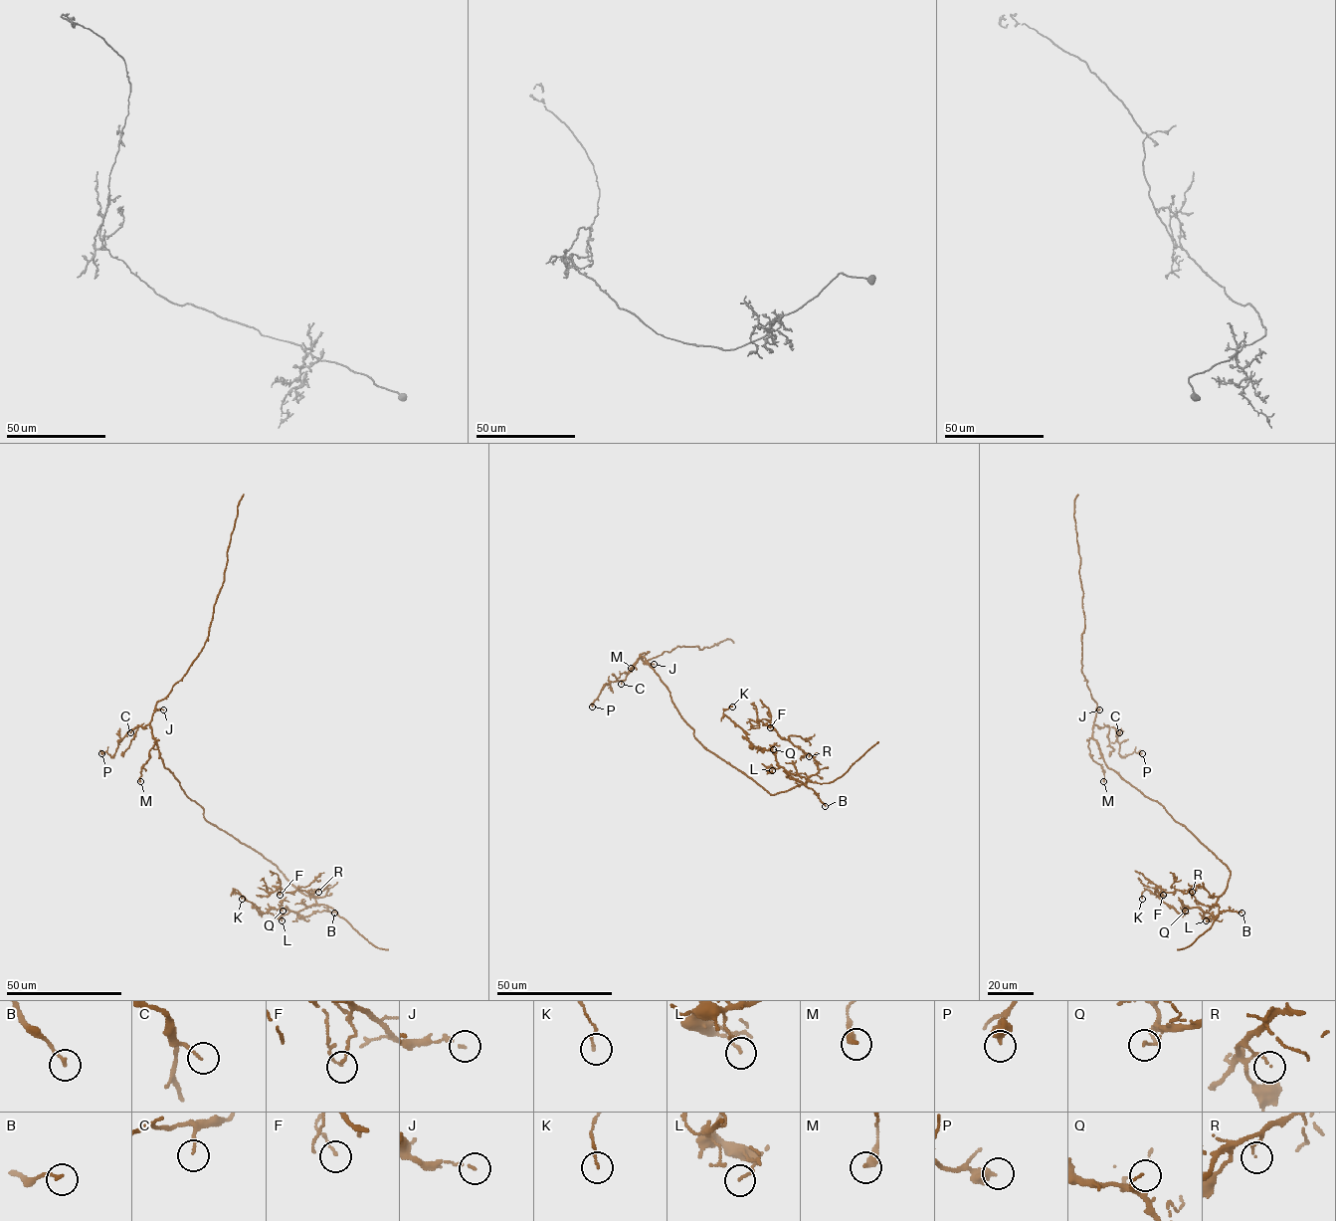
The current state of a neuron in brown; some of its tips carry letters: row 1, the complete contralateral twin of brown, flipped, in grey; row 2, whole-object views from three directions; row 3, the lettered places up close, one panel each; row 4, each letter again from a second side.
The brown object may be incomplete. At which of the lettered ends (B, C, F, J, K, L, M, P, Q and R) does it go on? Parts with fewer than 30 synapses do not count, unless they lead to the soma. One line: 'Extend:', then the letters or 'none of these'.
Extend: none of these

